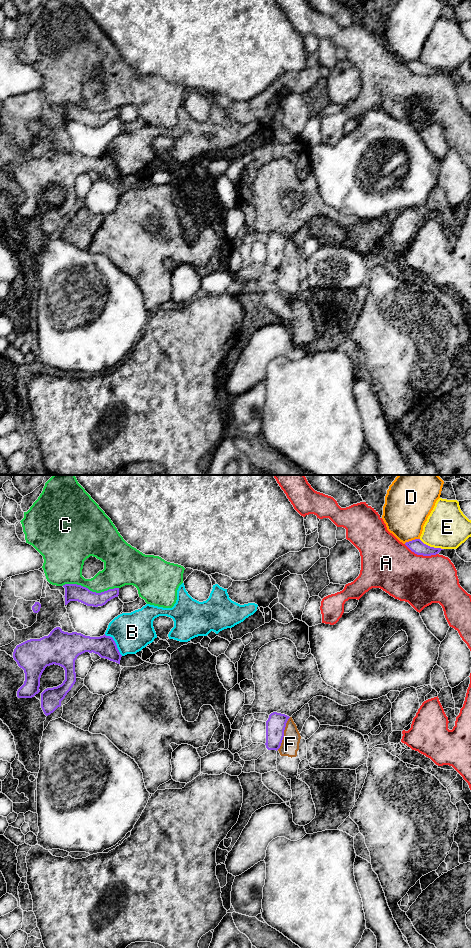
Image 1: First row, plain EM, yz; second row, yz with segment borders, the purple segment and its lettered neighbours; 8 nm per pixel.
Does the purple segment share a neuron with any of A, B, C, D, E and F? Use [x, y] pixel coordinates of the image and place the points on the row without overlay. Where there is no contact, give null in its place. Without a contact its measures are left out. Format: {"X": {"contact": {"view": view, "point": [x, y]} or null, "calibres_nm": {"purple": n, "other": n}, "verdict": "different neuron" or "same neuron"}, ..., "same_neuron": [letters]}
{"A": {"contact": {"view": "yz", "point": [421, 74]}, "calibres_nm": {"purple": 110, "other": 400}, "verdict": "different neuron"}, "B": {"contact": {"view": "yz", "point": [115, 163]}, "calibres_nm": {"purple": 170, "other": 320}, "verdict": "different neuron"}, "C": {"contact": {"view": "yz", "point": [89, 110]}, "calibres_nm": {"purple": 140, "other": 240}, "verdict": "different neuron"}, "D": {"contact": {"view": "yz", "point": [412, 60]}, "calibres_nm": {"purple": 110, "other": 360}, "verdict": "different neuron"}, "E": {"contact": {"view": "yz", "point": [431, 67]}, "calibres_nm": {"purple": 110, "other": 340}, "verdict": "different neuron"}, "F": {"contact": {"view": "yz", "point": [283, 253]}, "calibres_nm": {"purple": 160, "other": 140}, "verdict": "different neuron"}, "same_neuron": []}

